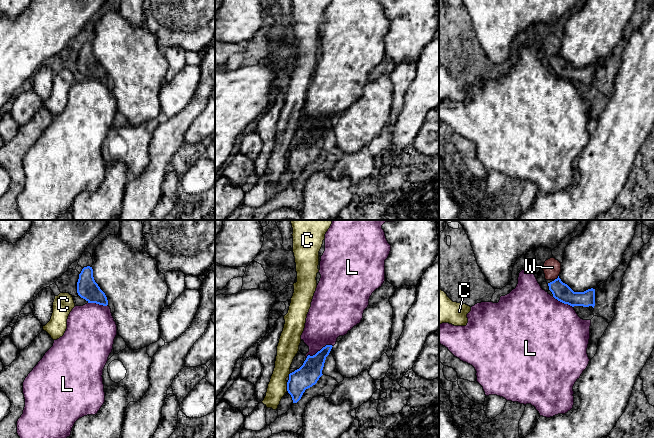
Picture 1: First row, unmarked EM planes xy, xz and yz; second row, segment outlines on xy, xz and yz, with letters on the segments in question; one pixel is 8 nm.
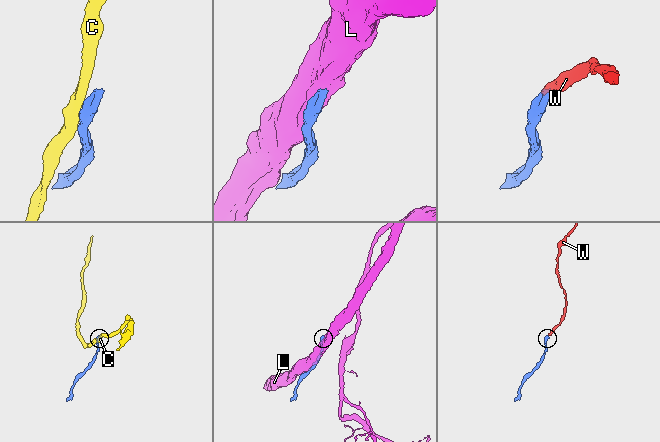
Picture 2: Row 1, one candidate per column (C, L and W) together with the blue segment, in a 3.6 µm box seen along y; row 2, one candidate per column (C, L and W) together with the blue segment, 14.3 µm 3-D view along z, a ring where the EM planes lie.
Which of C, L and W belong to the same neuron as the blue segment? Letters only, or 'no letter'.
W

